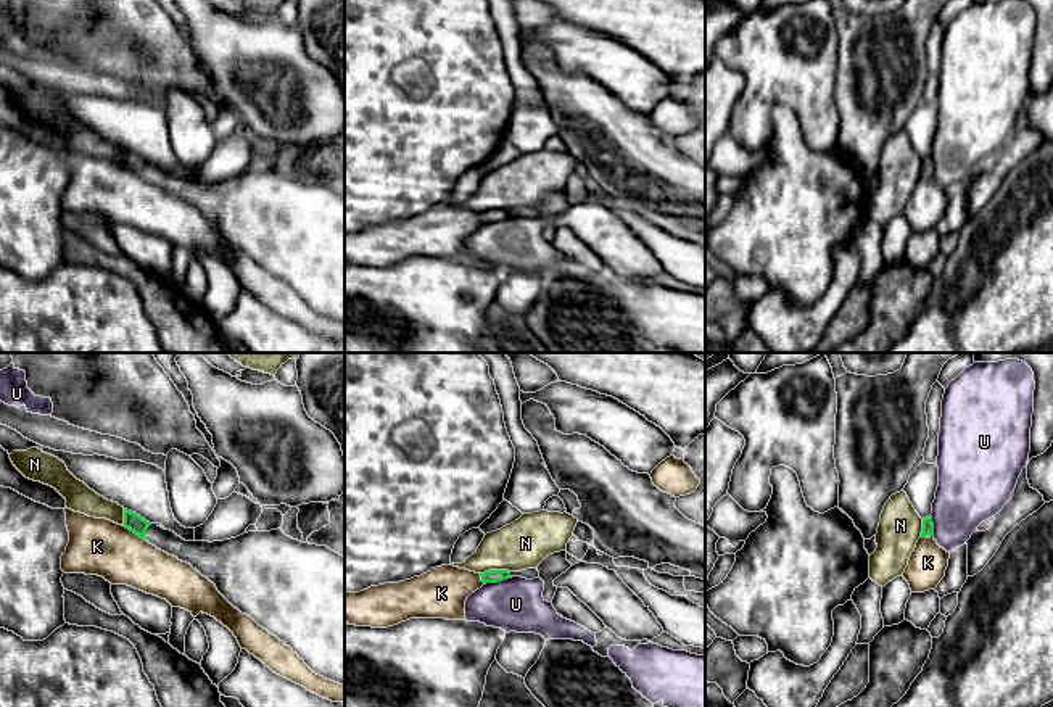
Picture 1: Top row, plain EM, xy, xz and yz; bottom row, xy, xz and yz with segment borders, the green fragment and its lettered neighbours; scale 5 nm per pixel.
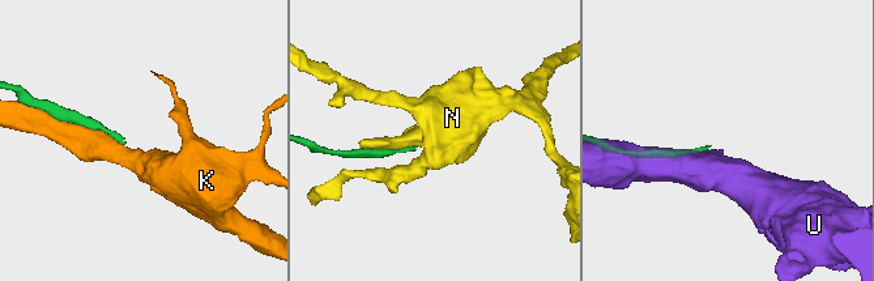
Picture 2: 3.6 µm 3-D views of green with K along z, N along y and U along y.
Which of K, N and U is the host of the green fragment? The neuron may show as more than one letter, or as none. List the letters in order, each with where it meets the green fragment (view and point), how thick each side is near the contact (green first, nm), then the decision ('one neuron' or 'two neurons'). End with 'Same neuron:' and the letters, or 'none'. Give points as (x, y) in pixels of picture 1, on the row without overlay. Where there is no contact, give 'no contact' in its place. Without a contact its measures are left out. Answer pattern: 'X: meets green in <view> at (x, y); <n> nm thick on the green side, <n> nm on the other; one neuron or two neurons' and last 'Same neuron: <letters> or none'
K: meets green in xy at (136, 173); 90 nm thick on the green side, 280 nm on the other; two neurons
N: meets green in xz at (495, 210); 60 nm thick on the green side, 240 nm on the other; two neurons
U: meets green in xz at (496, 221); 60 nm thick on the green side, 280 nm on the other; two neurons
Same neuron: none

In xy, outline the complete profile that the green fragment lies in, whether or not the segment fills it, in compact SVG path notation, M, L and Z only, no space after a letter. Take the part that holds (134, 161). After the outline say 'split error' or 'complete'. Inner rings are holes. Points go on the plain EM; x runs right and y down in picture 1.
M124 148L124 166L150 184L190 203L216 224L217 230L242 253L277 275L317 314L345 324L345 196L301 182L280 167L248 171L224 180L185 180L171 169L150 163Z; split error

